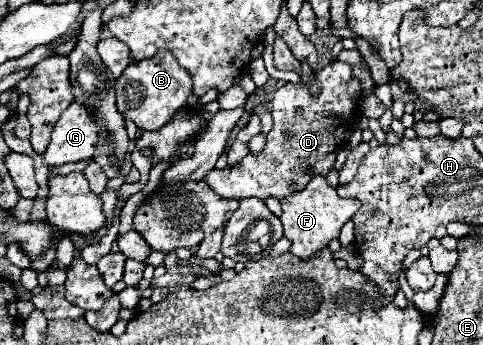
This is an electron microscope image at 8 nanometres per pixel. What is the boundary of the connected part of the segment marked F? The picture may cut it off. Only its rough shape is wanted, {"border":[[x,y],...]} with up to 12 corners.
{"border":[[326,178],[280,200],[290,252],[308,260],[360,208]]}

